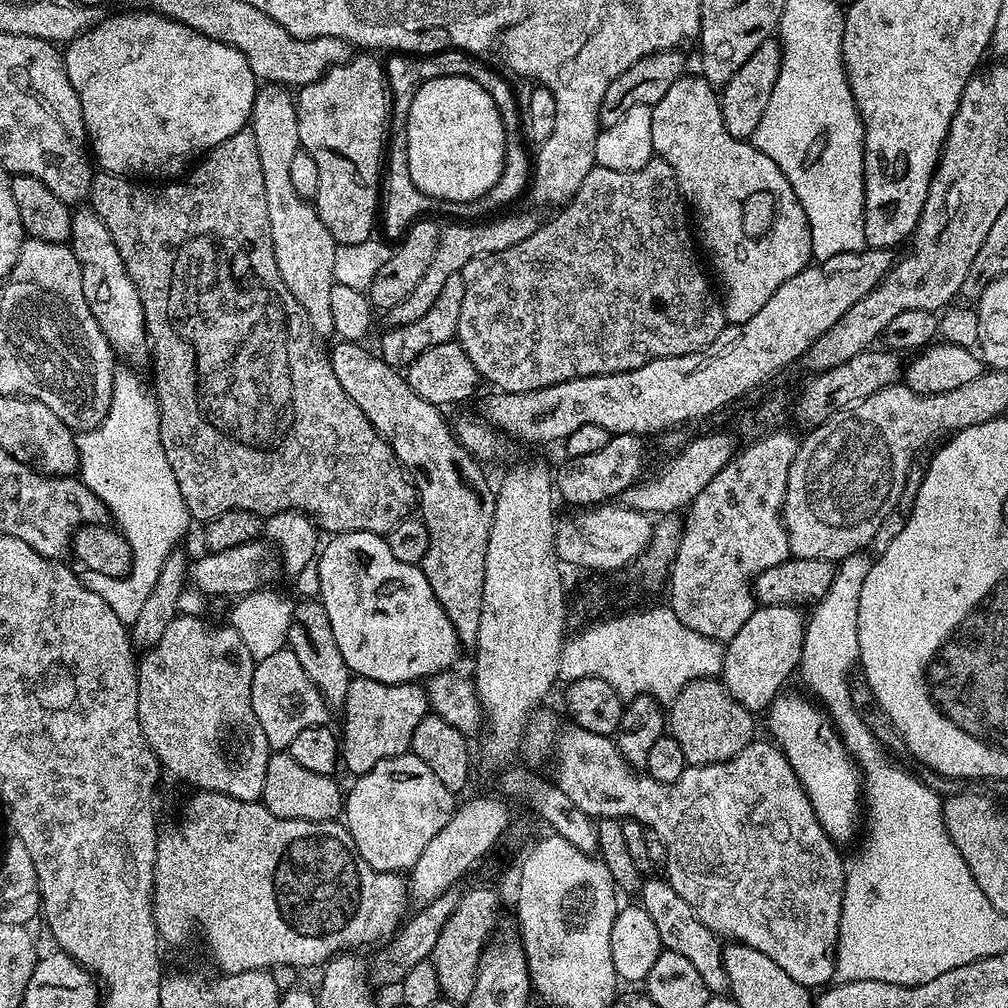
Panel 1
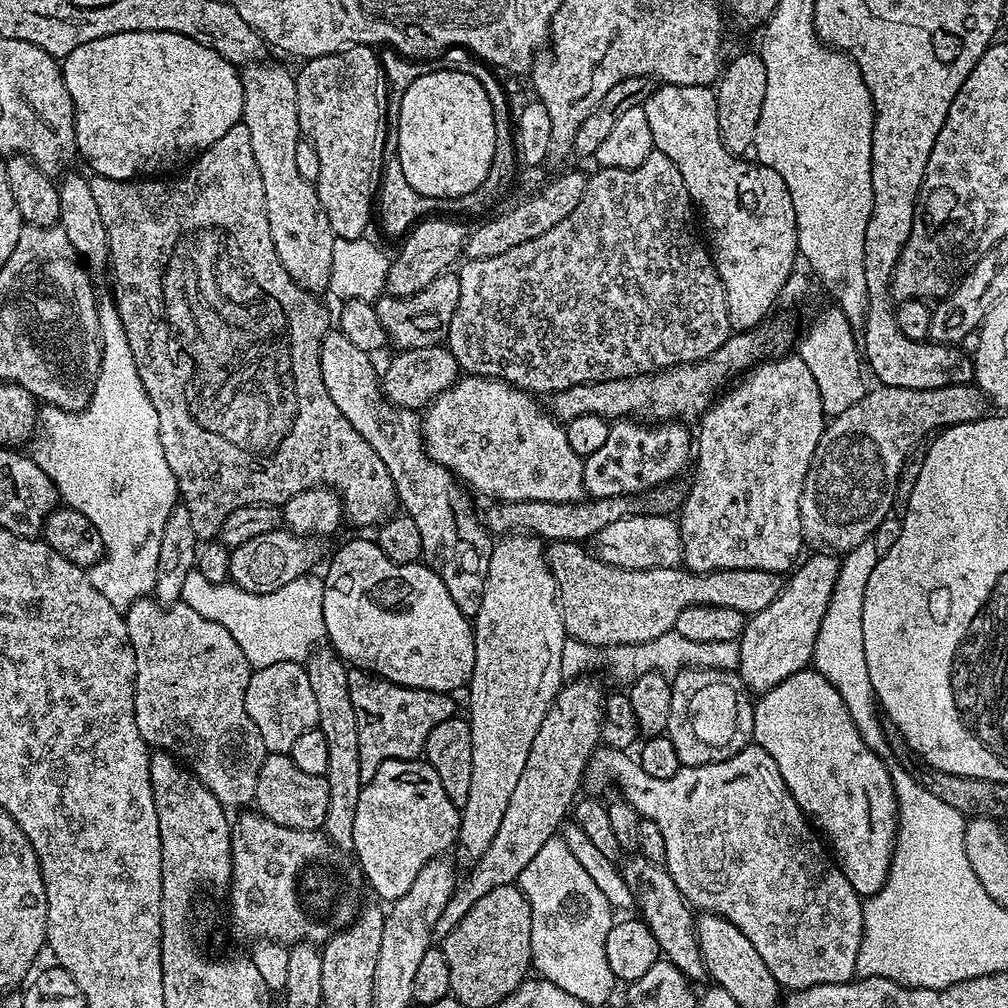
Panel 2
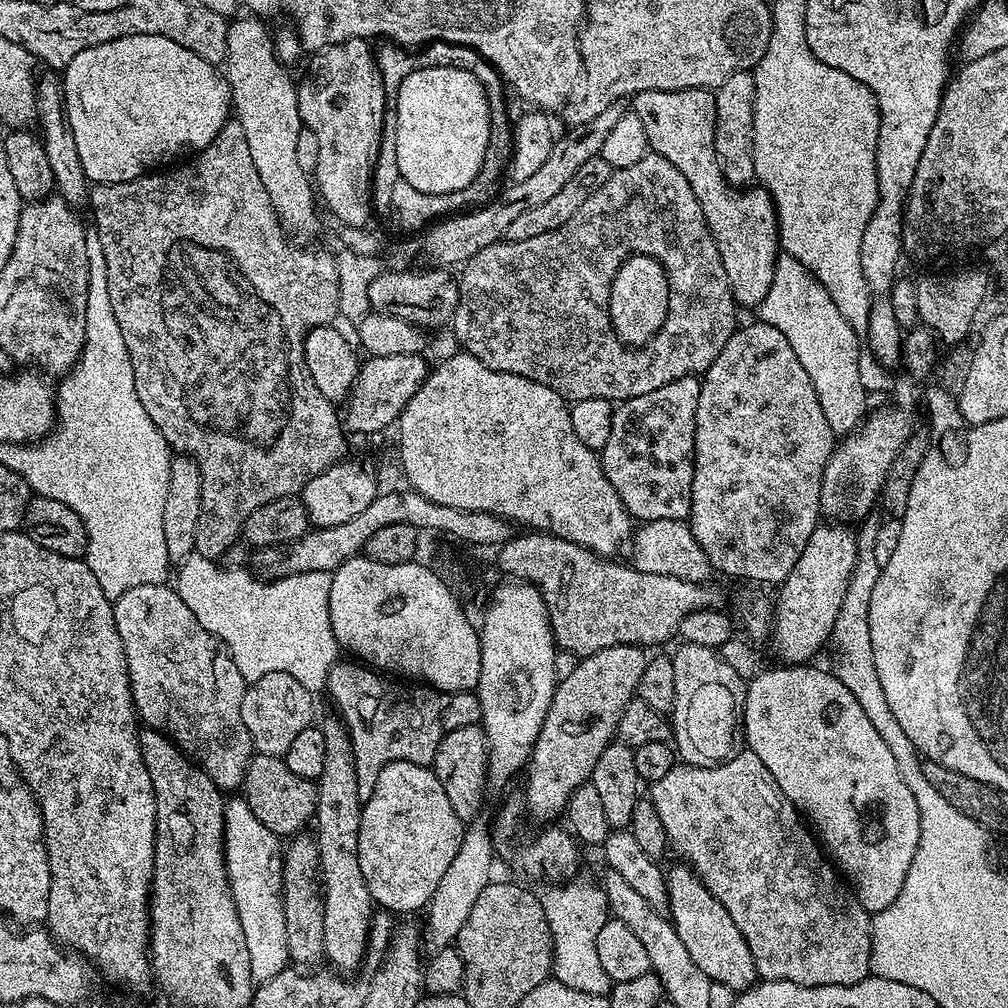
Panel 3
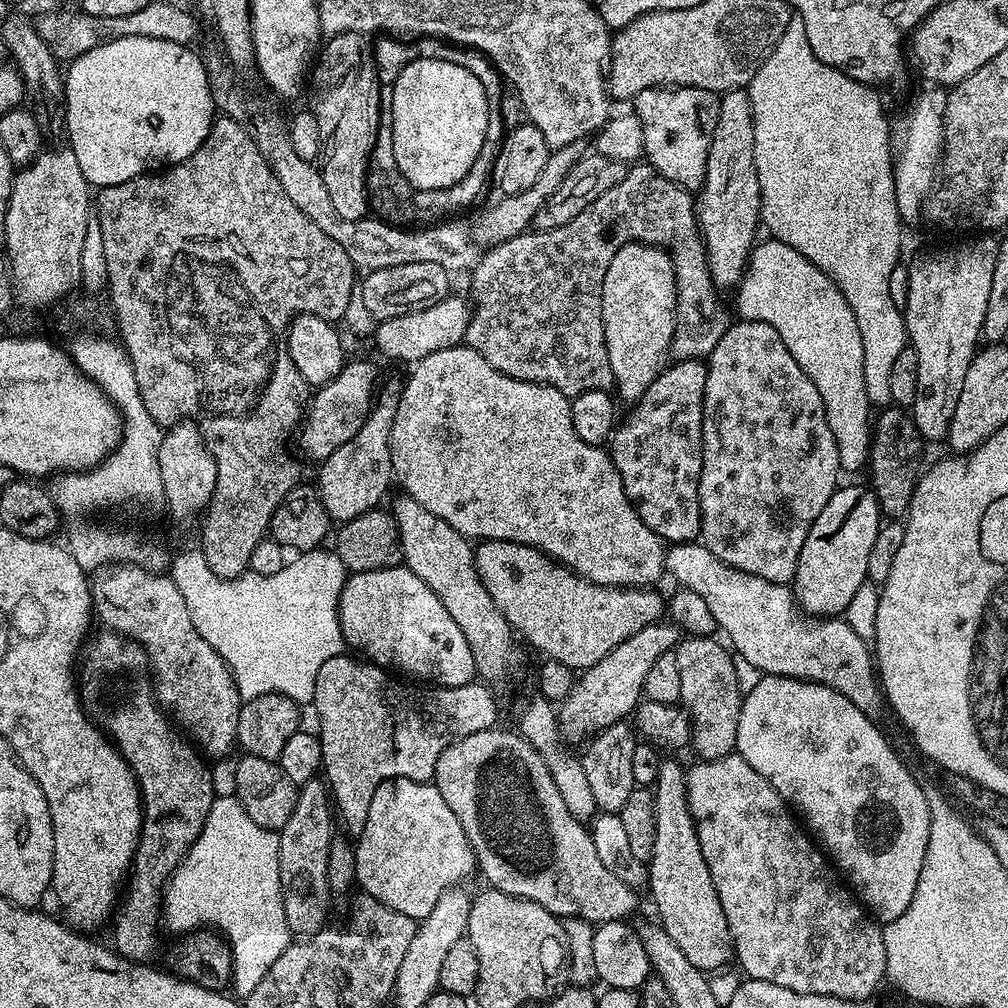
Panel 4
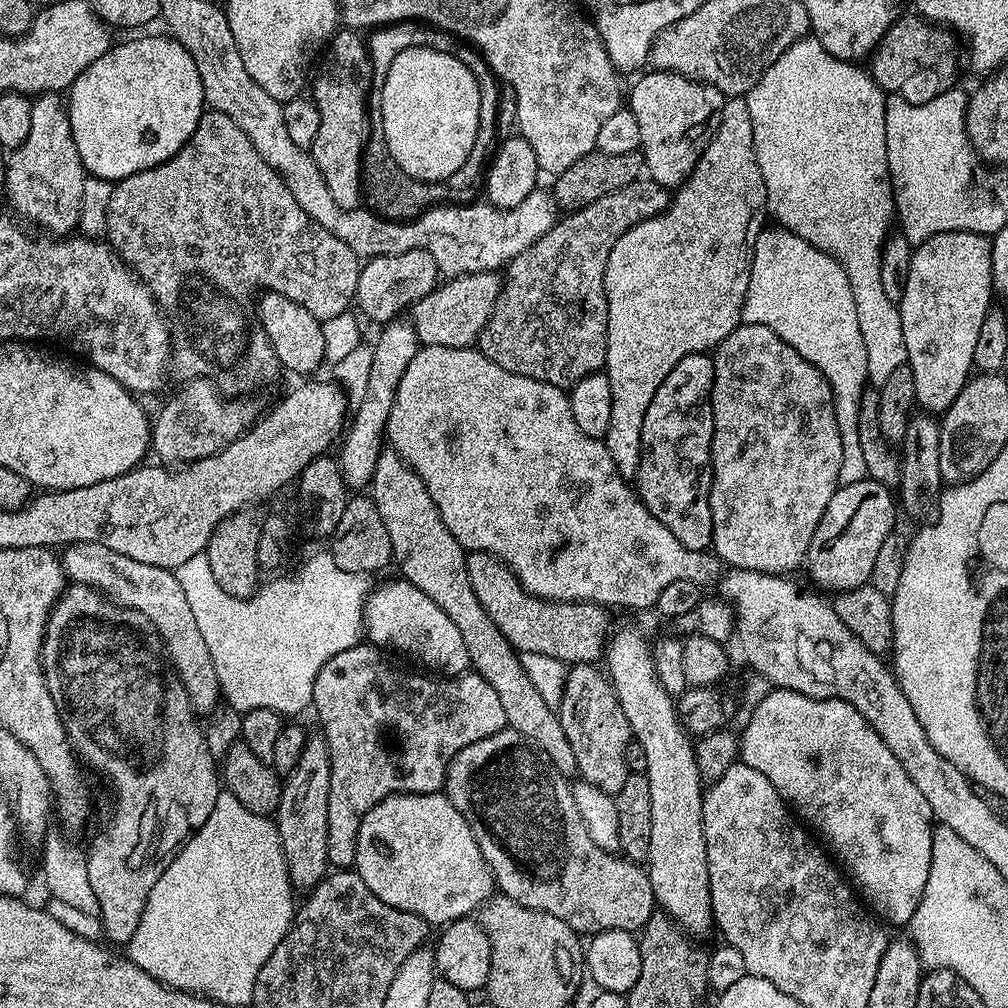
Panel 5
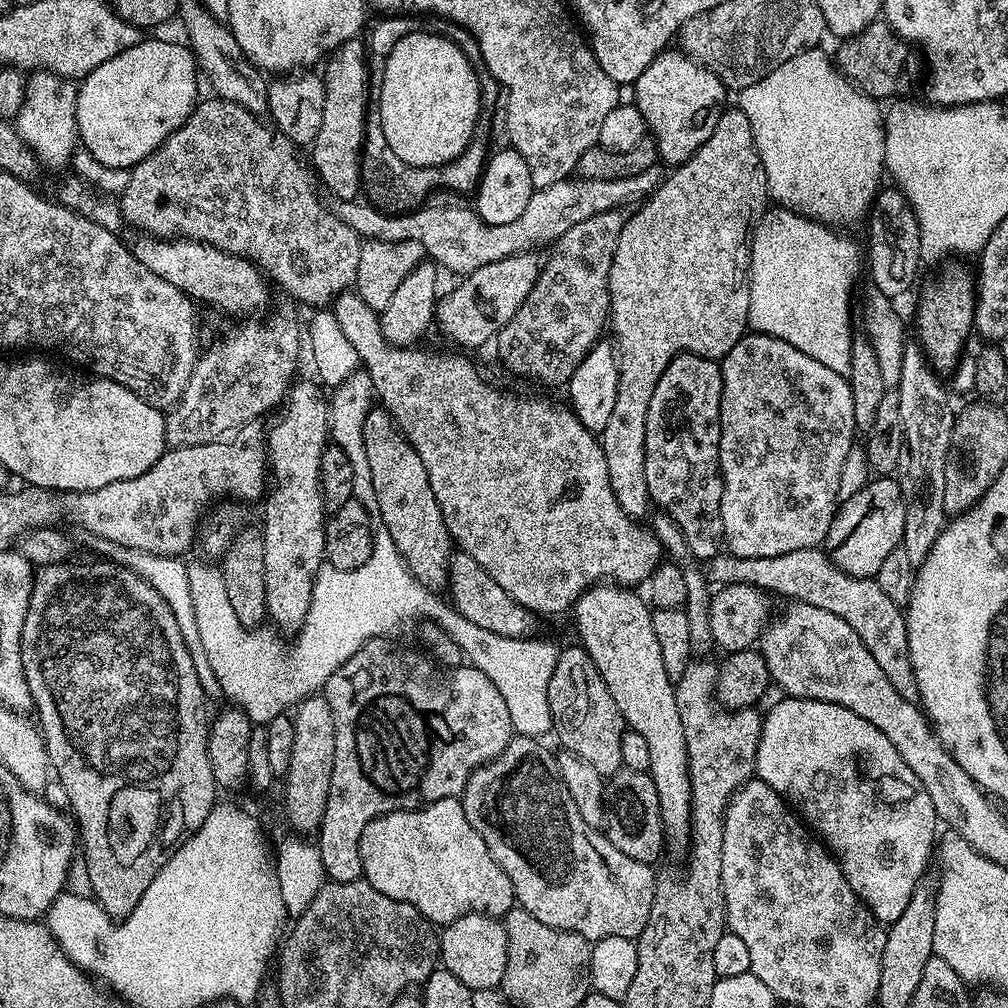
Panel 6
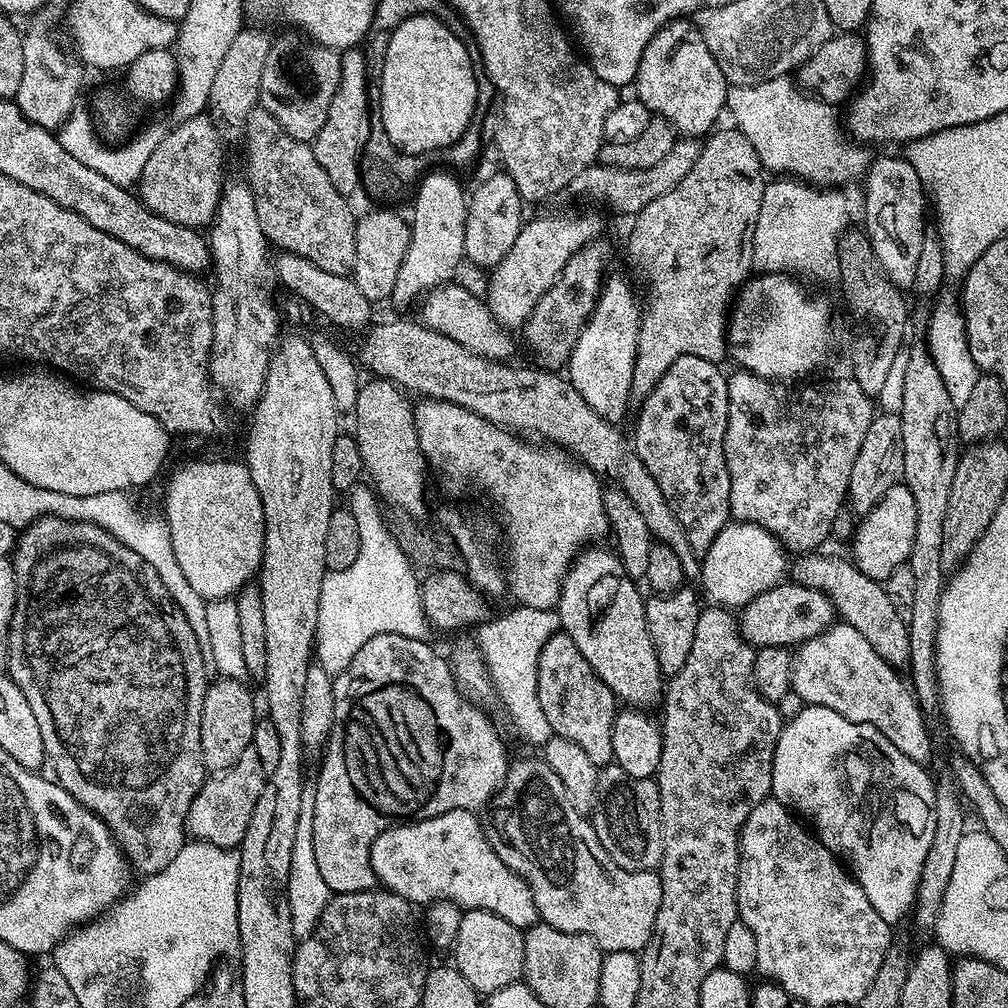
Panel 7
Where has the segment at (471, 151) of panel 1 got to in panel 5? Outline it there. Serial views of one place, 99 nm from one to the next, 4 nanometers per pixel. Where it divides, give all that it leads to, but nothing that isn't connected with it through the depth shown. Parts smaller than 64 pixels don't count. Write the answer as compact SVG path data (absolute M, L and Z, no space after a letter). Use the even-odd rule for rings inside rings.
M411 48L390 62L390 71L382 86L382 106L378 109L378 116L384 129L384 147L392 161L408 175L409 181L425 180L428 184L451 181L466 162L470 150L474 150L480 117L478 82L458 58L433 48Z

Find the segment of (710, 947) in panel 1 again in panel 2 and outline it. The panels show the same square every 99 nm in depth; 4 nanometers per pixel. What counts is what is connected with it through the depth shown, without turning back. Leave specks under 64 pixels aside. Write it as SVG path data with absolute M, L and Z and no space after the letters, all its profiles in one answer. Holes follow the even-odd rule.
M632 854L623 861L620 873L627 888L630 889L635 911L640 911L637 912L639 919L643 920L650 934L654 934L654 942L658 942L663 959L678 966L678 970L682 970L682 974L689 980L707 981L709 974L702 962L702 954L698 946L694 909L682 894L682 890L674 886L674 878L670 878L667 867L664 864L650 862L650 858L645 856Z

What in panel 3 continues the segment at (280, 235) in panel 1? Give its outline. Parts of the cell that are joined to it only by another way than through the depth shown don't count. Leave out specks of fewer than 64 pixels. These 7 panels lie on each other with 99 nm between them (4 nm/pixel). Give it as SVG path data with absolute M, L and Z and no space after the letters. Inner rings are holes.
M251 14L237 15L229 23L226 34L228 59L222 71L232 91L235 119L240 121L242 131L246 133L246 146L250 146L254 170L258 170L266 194L270 194L280 225L289 237L308 242L320 228L320 216L316 213L318 196L313 181L298 163L298 134L302 127L296 93L298 84L276 56L273 37L270 32L268 36L264 24L263 19Z

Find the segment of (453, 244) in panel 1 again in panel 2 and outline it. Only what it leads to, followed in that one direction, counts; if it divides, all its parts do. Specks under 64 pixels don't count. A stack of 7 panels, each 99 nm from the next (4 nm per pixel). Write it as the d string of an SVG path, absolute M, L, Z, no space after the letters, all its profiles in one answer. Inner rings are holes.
M568 172L565 176L558 177L553 184L546 185L537 196L532 196L529 200L514 205L512 212L501 211L496 214L501 214L501 216L493 215L477 223L480 225L477 226L476 232L474 228L466 241L467 259L494 258L498 254L506 254L506 250L514 250L514 246L522 246L522 242L542 238L546 230L554 230L554 226L558 226L558 222L562 222L566 214L572 213L578 206L578 202L582 202L582 194L586 194L587 185L588 176L585 173Z

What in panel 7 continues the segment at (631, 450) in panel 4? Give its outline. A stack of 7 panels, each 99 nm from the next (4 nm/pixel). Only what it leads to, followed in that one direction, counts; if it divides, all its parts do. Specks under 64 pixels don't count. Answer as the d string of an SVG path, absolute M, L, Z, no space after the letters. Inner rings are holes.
M683 356L673 362L658 386L654 386L652 393L639 405L636 440L634 436L638 458L642 458L646 470L650 470L654 482L658 482L666 502L670 502L670 510L674 510L678 522L682 522L682 530L686 530L686 538L698 554L710 550L715 536L732 516L732 483L728 455L724 453L728 421L728 376L720 373L720 367L719 363L701 356Z

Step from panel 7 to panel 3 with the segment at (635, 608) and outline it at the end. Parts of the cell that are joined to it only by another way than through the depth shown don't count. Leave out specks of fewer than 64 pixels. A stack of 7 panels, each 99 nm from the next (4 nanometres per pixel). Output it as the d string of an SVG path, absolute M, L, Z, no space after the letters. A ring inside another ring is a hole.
M684 862L666 872L668 885L667 915L672 921L674 930L678 930L678 938L686 945L694 966L702 969L714 984L730 986L737 994L744 992L757 983L758 973L754 966L754 958L750 954L750 946L746 946L746 938L742 938L742 930L734 926L734 918L726 914L726 906L706 890L706 886L698 879L696 873Z

